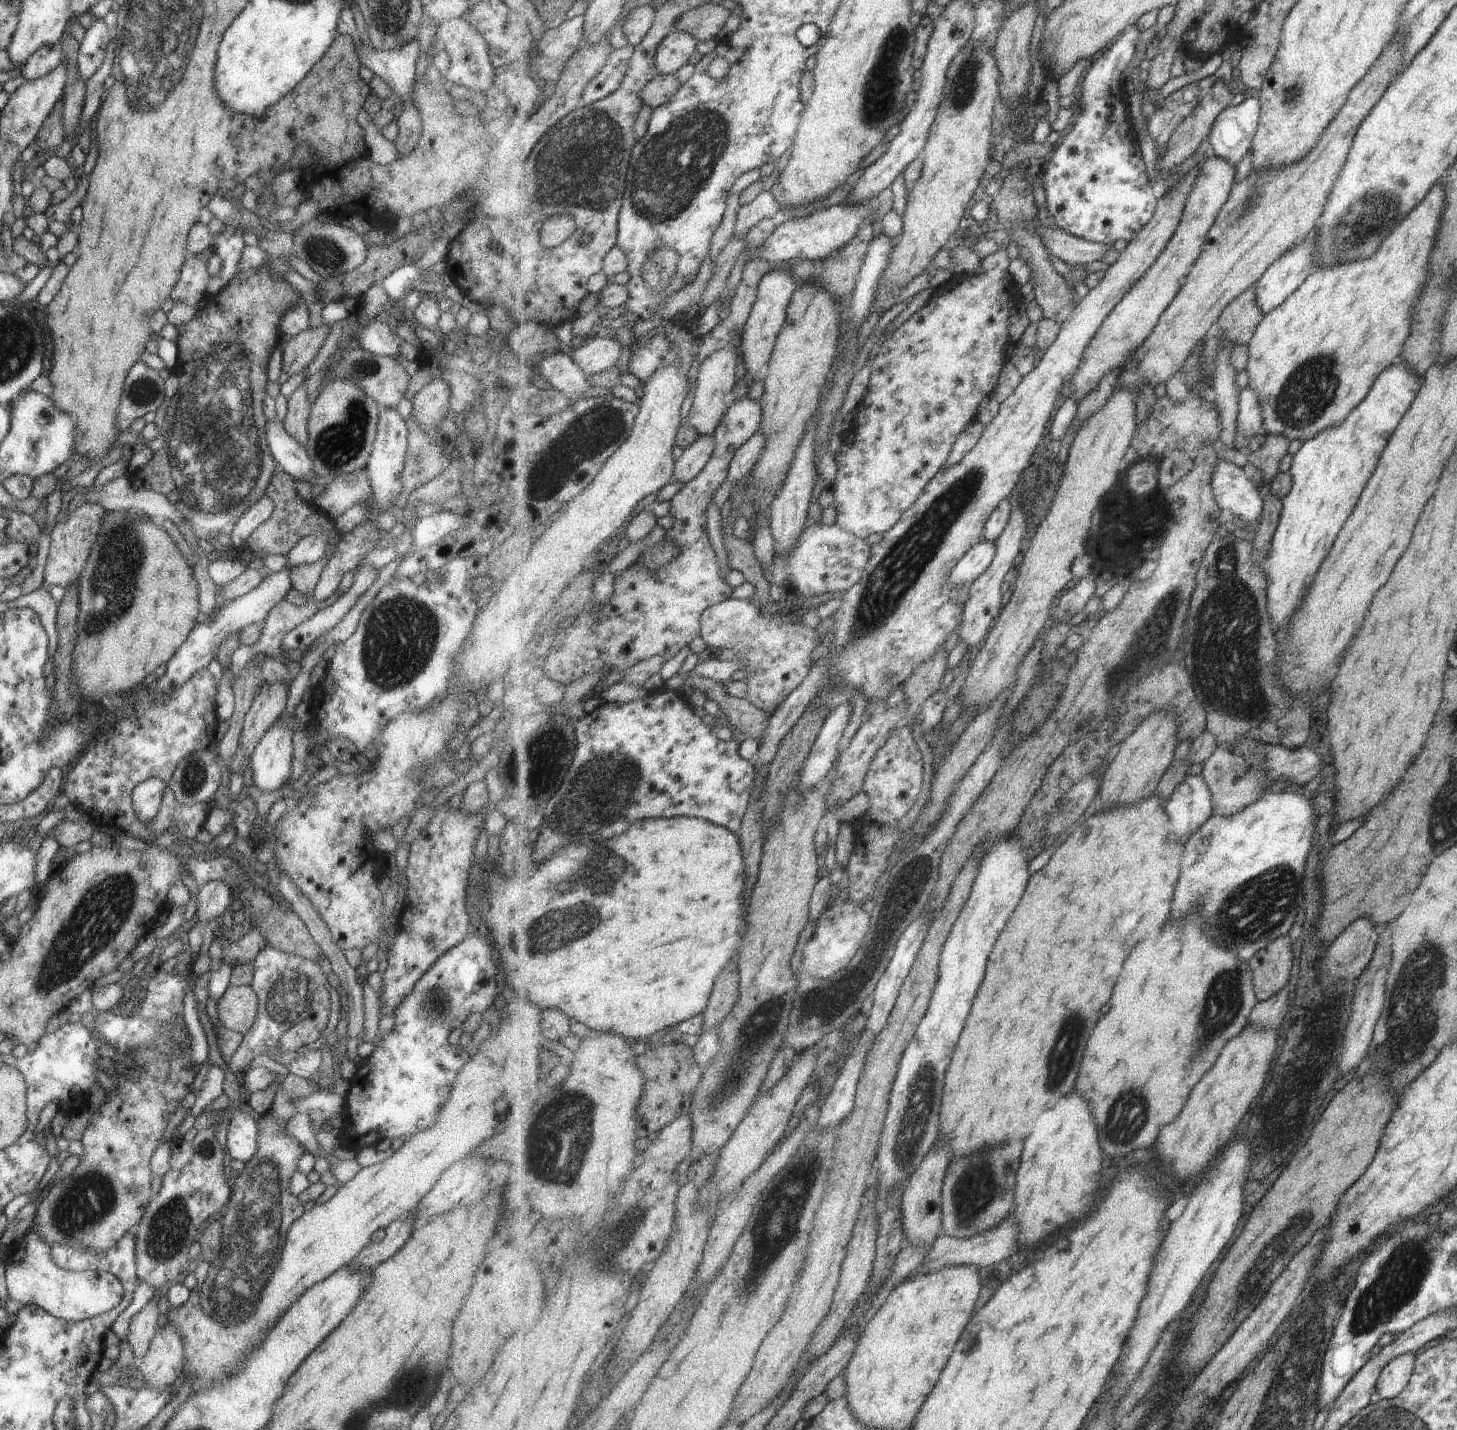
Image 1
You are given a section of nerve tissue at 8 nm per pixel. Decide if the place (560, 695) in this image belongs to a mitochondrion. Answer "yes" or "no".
no

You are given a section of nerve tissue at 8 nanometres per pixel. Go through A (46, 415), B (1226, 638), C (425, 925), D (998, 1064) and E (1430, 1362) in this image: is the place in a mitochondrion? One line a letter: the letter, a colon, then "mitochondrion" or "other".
A: other
B: mitochondrion
C: other
D: other
E: other

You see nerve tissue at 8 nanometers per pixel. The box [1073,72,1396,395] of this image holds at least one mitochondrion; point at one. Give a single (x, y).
(1249, 203)

